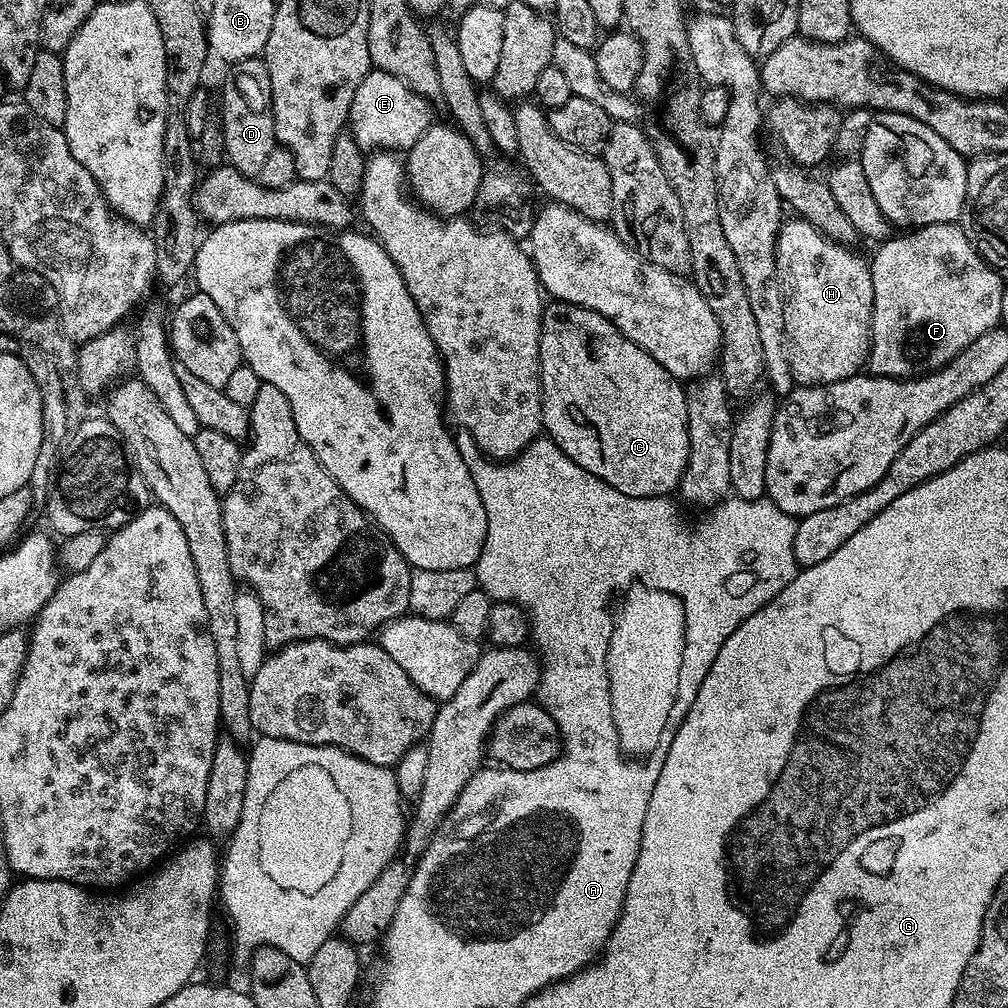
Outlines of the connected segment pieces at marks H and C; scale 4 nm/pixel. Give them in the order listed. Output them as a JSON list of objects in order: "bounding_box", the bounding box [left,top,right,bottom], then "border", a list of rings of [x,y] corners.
[{"bounding_box":[776,218,874,386],"border":[[[799,218],[785,219],[780,226],[780,233],[776,239],[776,274],[780,282],[780,292],[784,296],[784,317],[786,318],[786,334],[788,335],[787,347],[790,349],[792,374],[795,383],[800,386],[813,384],[833,384],[857,375],[865,367],[868,351],[872,349],[872,307],[874,306],[874,282],[872,270],[867,259],[852,253],[851,247],[829,240],[822,235],[808,220]]]},{"bounding_box":[540,302,690,498],"border":[[[552,302],[544,309],[544,317],[540,319],[540,381],[544,395],[540,397],[542,402],[542,414],[544,415],[543,431],[547,439],[554,441],[582,470],[602,478],[614,490],[626,494],[630,498],[650,498],[651,496],[671,497],[679,489],[680,479],[688,465],[690,454],[690,434],[688,433],[688,393],[685,385],[676,380],[646,350],[642,350],[630,338],[626,338],[617,330],[602,314],[598,314],[589,308],[583,308],[577,304],[566,304],[563,302]]]}]

